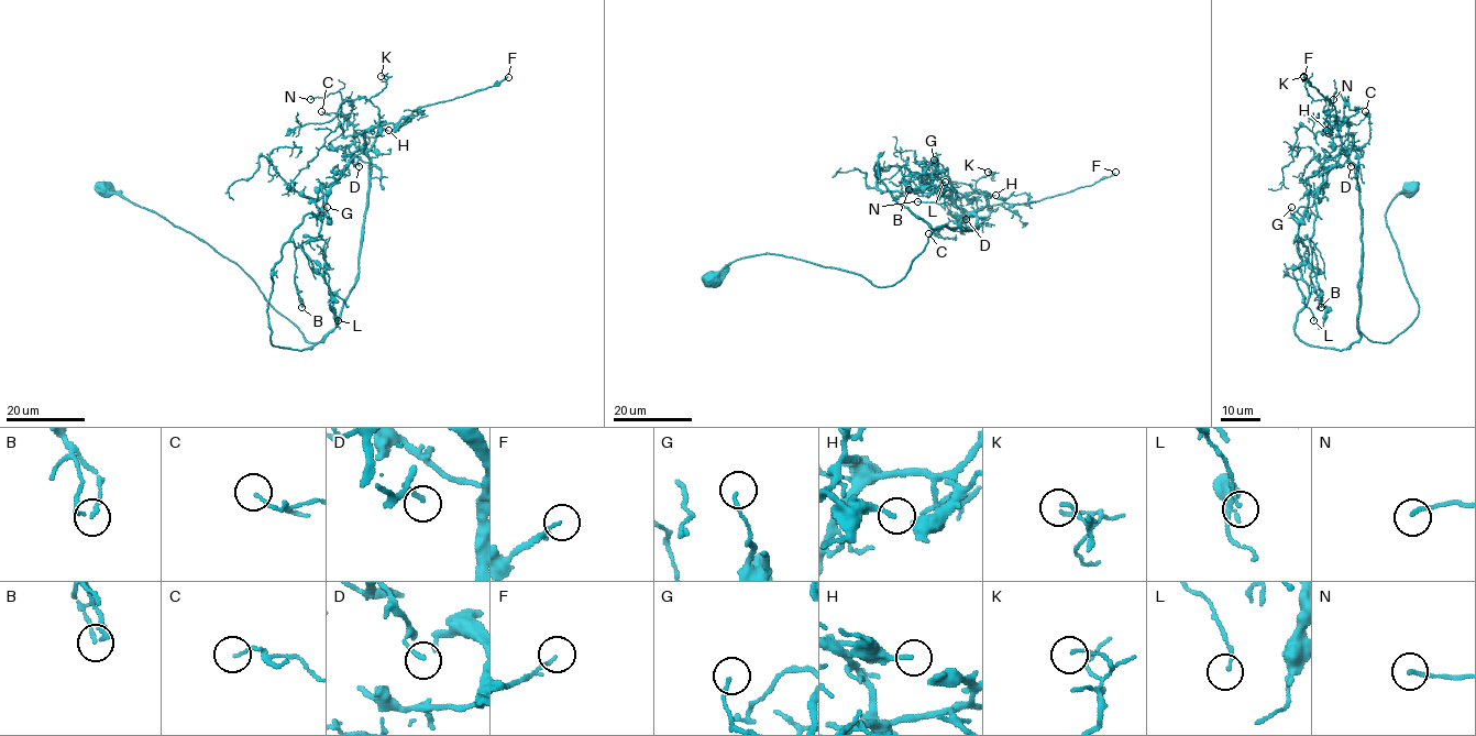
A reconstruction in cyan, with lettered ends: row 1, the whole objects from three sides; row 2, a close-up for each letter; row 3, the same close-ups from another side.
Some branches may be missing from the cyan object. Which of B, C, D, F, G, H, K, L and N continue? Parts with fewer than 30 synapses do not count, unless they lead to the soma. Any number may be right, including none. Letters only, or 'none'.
F

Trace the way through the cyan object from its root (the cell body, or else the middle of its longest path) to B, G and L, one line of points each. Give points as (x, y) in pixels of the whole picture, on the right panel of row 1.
B: (1411, 187), (1385, 220), (1414, 319), (1384, 343), (1304, 344), (1303, 213), (1314, 216), (1321, 307)
G: (1411, 187), (1385, 220), (1418, 316), (1384, 343), (1363, 334), (1335, 350), (1298, 337), (1307, 212), (1291, 207)
L: (1411, 187), (1385, 220), (1418, 316), (1384, 343), (1304, 344), (1298, 241), (1308, 257), (1293, 275), (1313, 320)

